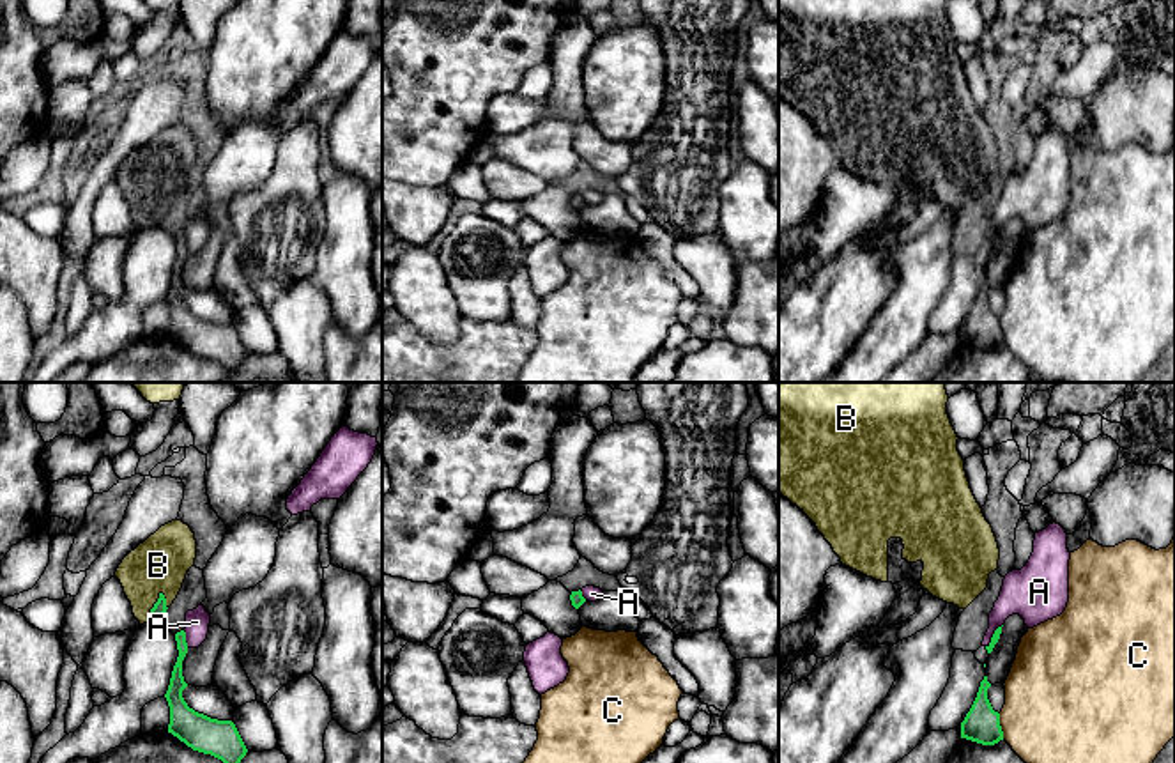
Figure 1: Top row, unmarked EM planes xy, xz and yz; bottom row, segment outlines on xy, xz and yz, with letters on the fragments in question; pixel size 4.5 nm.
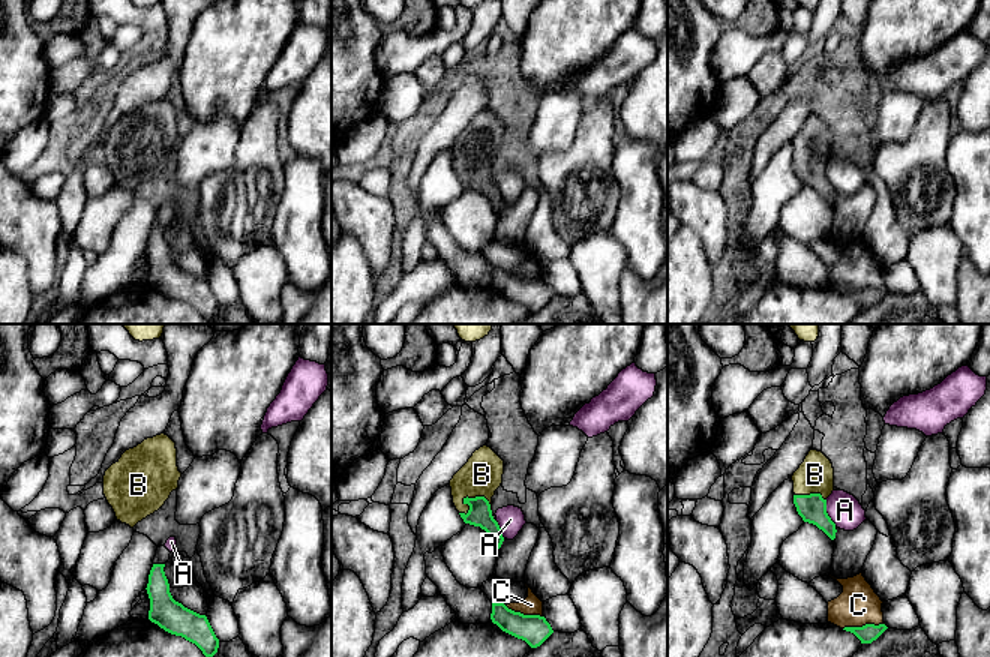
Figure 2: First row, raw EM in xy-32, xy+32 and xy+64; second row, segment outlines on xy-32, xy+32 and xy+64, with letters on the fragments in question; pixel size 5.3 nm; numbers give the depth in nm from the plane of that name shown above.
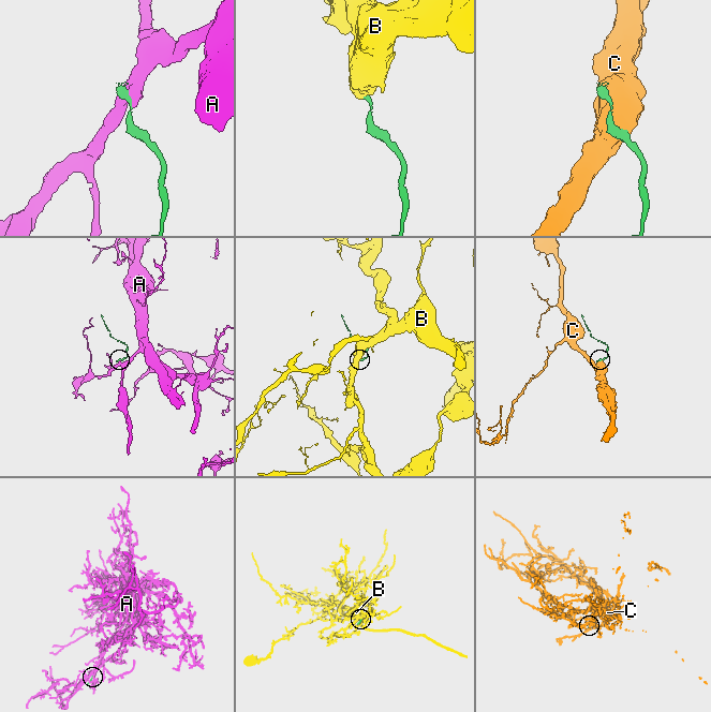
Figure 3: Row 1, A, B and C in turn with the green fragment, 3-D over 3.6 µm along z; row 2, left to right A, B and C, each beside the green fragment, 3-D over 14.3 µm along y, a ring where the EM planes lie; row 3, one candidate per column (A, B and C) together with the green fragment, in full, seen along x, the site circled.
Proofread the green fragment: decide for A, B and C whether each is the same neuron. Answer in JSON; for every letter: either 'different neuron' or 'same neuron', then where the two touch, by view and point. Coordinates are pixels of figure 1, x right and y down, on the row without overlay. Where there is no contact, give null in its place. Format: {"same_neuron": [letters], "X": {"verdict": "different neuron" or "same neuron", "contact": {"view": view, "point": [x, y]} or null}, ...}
{"same_neuron": ["B"], "A": {"verdict": "different neuron", "contact": {"view": "xy", "point": [184, 243]}}, "B": {"verdict": "same neuron", "contact": {"view": "xy", "point": [154, 209]}}, "C": {"verdict": "different neuron", "contact": {"view": "yz", "point": [1000, 330]}}}

